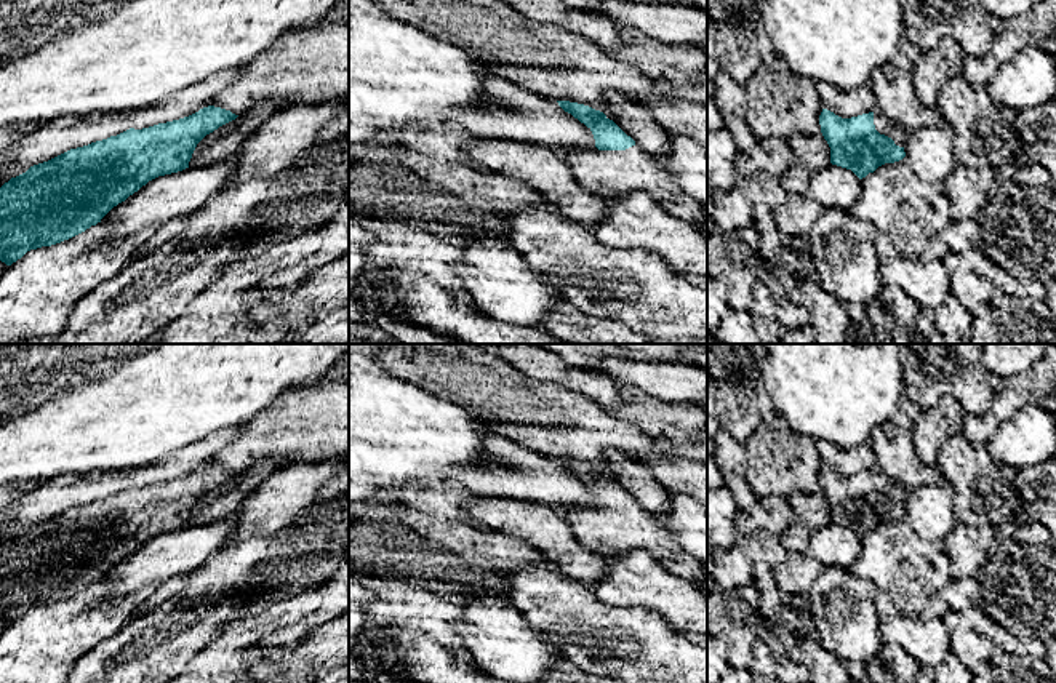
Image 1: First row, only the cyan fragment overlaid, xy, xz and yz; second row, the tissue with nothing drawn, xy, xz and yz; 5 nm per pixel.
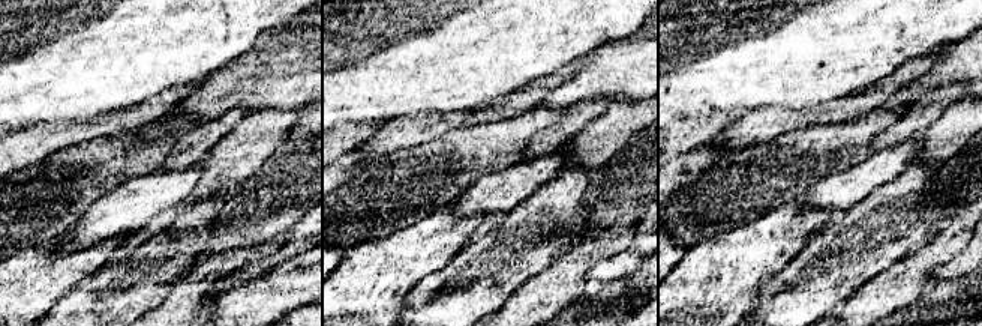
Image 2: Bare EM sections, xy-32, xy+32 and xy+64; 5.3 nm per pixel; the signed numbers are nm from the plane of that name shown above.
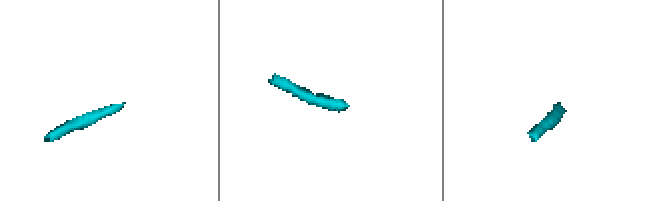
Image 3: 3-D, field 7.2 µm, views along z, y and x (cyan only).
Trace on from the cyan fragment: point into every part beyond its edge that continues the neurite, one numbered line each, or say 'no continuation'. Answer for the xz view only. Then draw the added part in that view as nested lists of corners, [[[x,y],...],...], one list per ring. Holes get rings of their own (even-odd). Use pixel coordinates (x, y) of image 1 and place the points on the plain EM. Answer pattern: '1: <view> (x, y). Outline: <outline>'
1: xz (605, 530). Outline: [[[638,504],[626,509],[578,509],[562,515],[571,533],[590,550],[646,550],[683,579],[696,582],[707,576],[707,563],[685,552],[656,515]]]

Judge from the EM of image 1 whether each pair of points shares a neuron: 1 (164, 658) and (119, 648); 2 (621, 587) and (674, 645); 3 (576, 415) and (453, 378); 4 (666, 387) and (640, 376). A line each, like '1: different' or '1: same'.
1: same
2: different
3: same
4: same

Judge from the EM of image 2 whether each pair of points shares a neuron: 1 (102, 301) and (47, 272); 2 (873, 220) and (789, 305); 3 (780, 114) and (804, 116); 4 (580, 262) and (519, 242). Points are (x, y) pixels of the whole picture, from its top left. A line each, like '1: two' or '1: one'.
1: two
2: one
3: one
4: two

